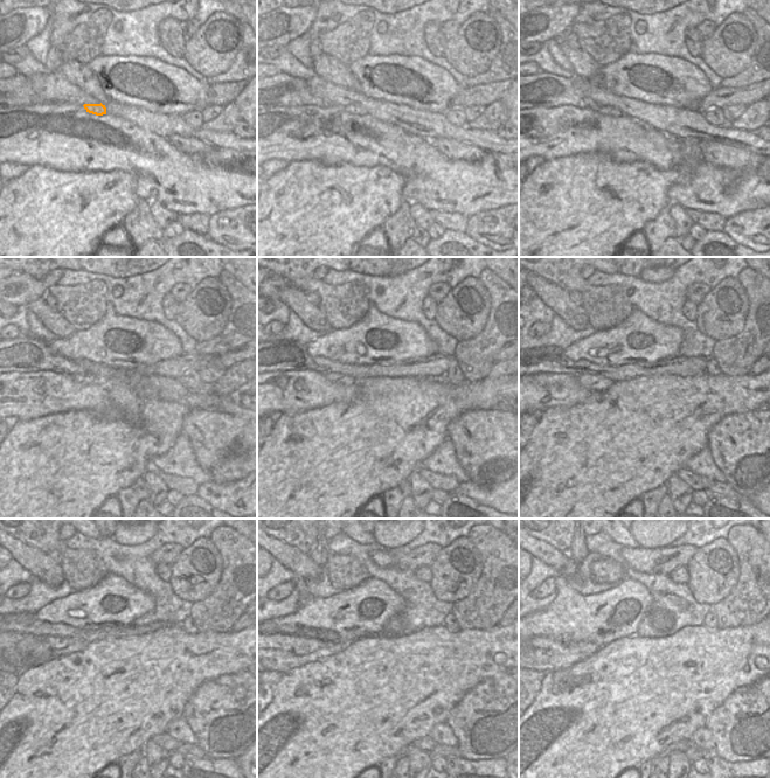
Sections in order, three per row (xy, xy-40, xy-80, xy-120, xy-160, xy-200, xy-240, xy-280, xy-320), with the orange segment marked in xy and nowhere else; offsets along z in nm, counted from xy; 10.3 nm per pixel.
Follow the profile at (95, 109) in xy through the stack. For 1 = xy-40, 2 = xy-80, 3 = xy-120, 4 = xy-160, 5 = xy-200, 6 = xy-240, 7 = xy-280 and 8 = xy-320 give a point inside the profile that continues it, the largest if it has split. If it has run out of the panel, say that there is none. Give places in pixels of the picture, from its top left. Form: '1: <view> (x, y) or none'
1: xy-40 (358, 110)
2: xy-80 (610, 111)
3: xy-120 (84, 380)
4: xy-160 (337, 379)
5: xy-200 (592, 383)
6: xy-240 (60, 646)
7: xy-280 (281, 652)
8: xy-320 (543, 654)

